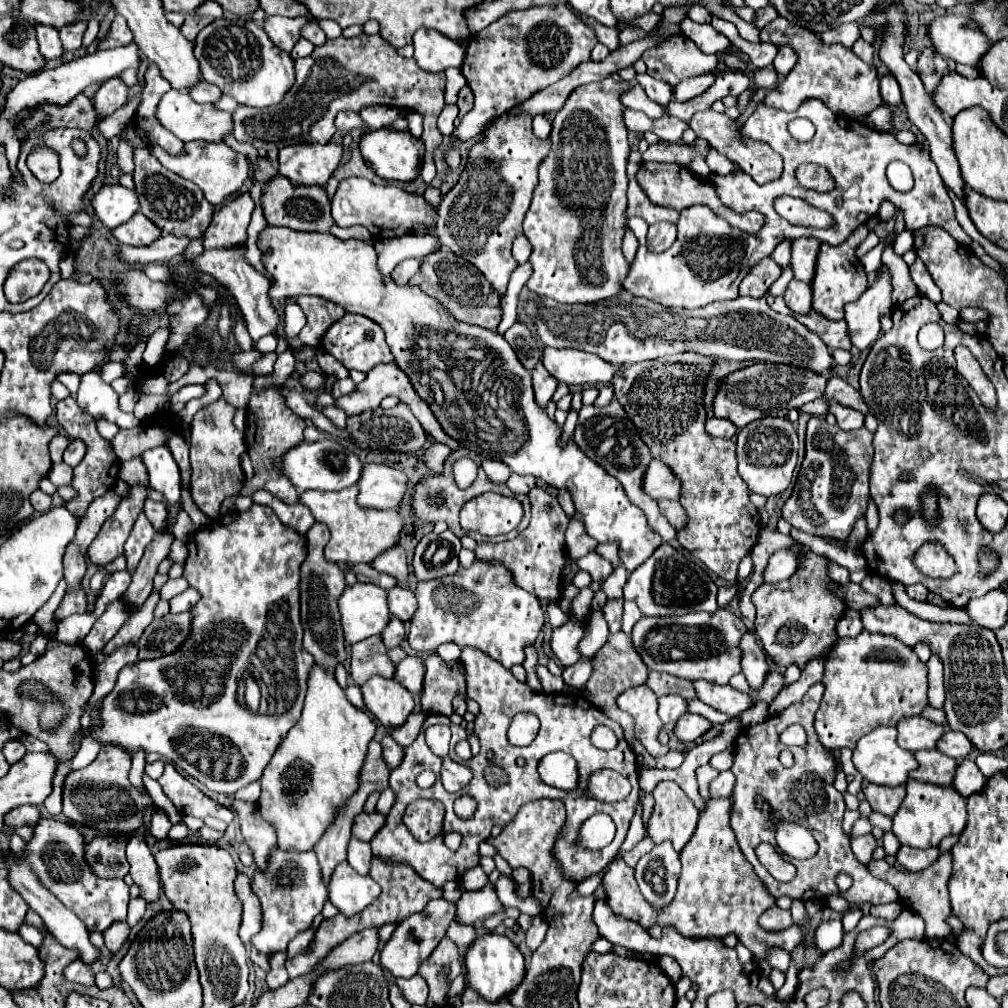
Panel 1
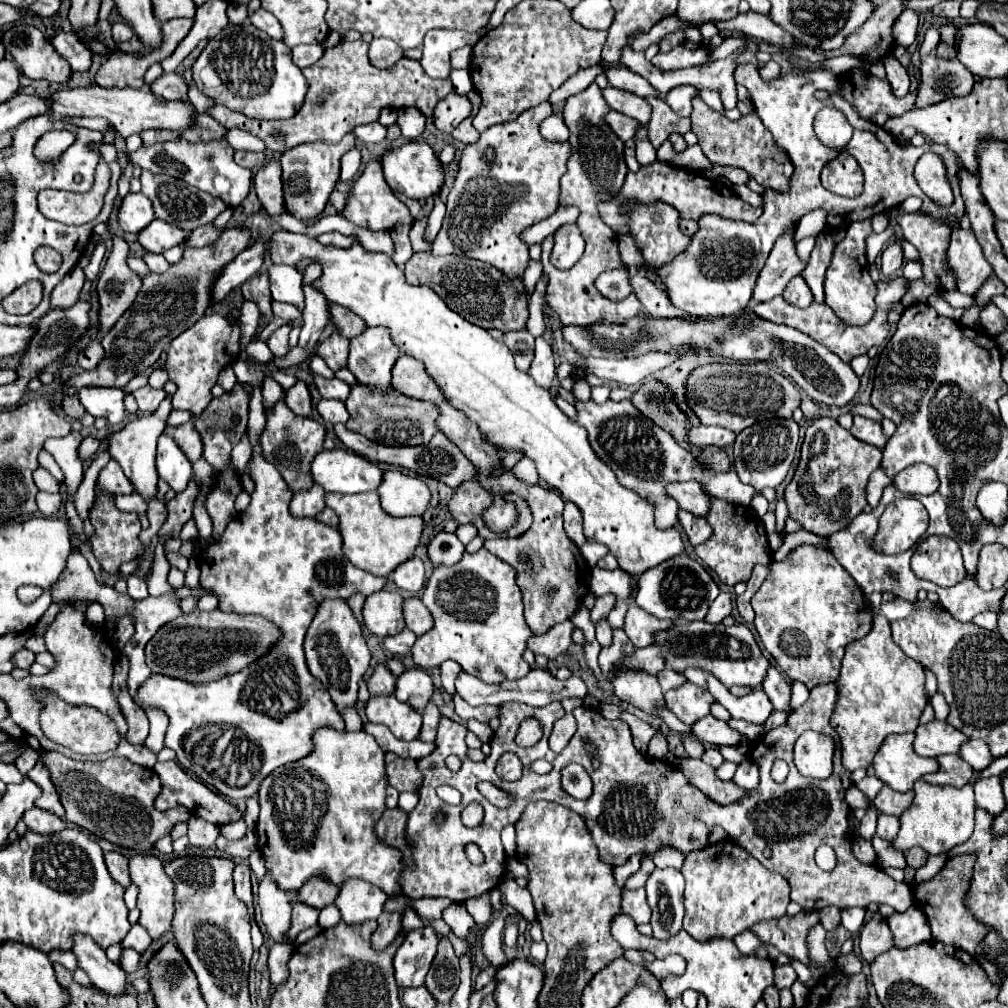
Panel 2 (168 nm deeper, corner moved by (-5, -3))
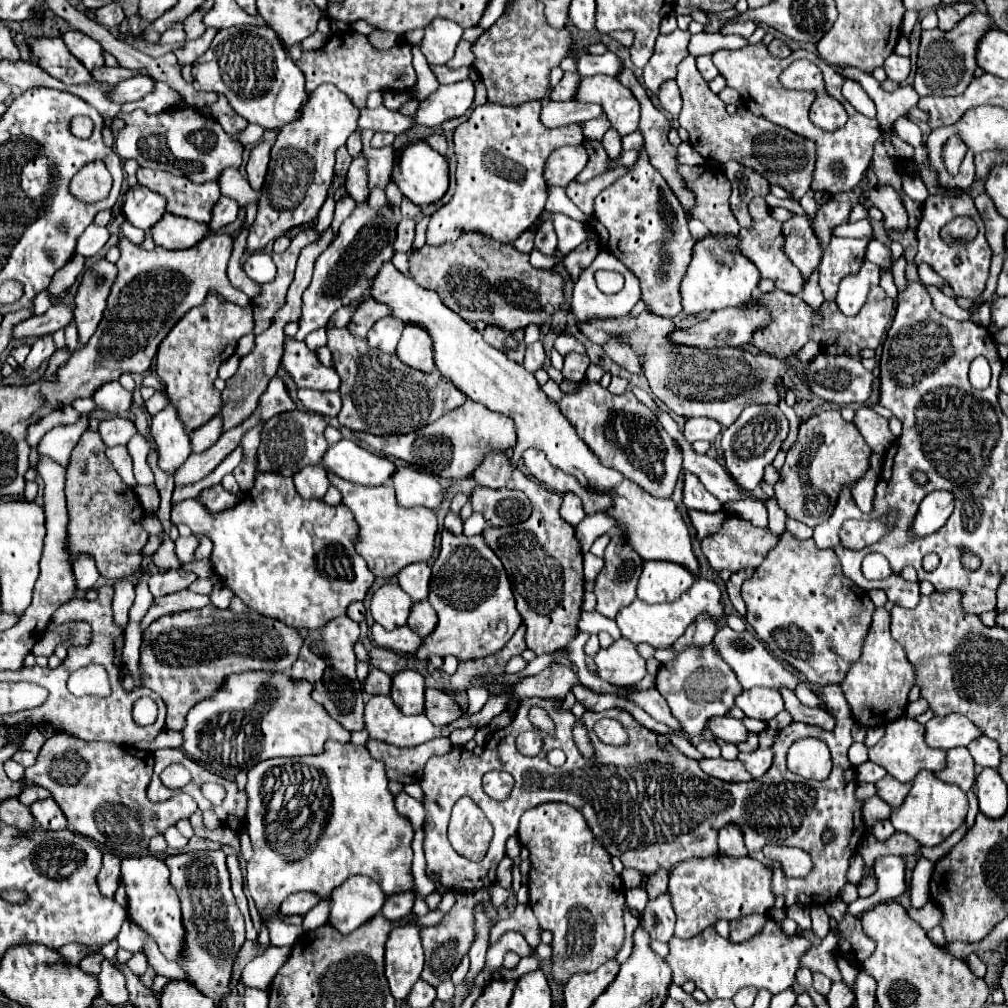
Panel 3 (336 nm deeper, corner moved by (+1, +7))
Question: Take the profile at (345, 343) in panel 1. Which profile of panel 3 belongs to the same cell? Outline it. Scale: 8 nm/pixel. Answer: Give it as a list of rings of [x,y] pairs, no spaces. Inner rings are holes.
[[[396,317],[378,319],[374,323],[374,327],[368,331],[366,341],[368,341],[370,347],[382,349],[384,353],[394,353],[396,351],[396,343],[400,341],[402,329],[404,329],[404,323],[398,321]]]

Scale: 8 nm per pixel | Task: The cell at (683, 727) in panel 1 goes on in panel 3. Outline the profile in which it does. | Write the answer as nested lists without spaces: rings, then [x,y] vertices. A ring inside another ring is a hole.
[[[730,715],[712,717],[710,723],[706,723],[706,727],[716,739],[722,739],[722,741],[728,741],[728,743],[736,743],[736,745],[746,741],[746,735],[748,735],[748,731],[742,725],[742,721],[730,717]]]

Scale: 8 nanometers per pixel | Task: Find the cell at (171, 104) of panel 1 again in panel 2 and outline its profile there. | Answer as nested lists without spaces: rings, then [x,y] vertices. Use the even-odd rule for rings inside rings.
[[[76,87],[76,89],[58,89],[50,97],[50,111],[56,117],[104,117],[108,119],[116,131],[122,137],[128,137],[132,133],[142,133],[146,129],[172,129],[182,131],[192,125],[192,105],[172,101],[164,103],[162,99],[156,99],[148,87],[132,89],[132,87]]]

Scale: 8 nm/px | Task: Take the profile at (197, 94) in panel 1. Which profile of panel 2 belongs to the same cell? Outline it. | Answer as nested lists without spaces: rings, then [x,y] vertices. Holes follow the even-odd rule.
[[[164,73],[162,77],[158,77],[152,85],[150,91],[164,99],[164,101],[178,101],[180,97],[186,97],[188,93],[188,85],[184,83],[184,79],[180,77],[180,73]]]

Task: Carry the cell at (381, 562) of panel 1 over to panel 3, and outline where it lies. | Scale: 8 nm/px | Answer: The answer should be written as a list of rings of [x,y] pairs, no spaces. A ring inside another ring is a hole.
[[[428,563],[406,565],[406,569],[402,569],[398,573],[398,585],[414,601],[424,601],[428,597],[428,581],[430,581],[430,567],[428,567]]]

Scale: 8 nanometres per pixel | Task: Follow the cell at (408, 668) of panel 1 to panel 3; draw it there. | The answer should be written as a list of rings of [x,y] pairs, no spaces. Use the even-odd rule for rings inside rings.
[[[402,669],[392,679],[390,697],[404,715],[424,711],[424,677],[416,669]]]

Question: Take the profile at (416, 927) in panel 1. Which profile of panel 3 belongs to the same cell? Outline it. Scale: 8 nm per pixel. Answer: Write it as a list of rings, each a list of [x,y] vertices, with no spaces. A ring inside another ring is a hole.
[[[412,923],[392,929],[386,941],[386,977],[396,999],[406,999],[424,967],[420,929]]]

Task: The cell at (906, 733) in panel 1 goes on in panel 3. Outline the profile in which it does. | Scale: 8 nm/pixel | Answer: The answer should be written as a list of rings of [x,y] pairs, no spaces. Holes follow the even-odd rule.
[[[950,713],[946,717],[932,717],[926,723],[924,741],[930,747],[952,749],[952,747],[966,747],[980,735],[982,731],[970,719],[958,713]]]

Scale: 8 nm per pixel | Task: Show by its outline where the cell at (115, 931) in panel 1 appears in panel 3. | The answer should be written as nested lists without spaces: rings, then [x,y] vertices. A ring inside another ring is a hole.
[[[132,953],[130,961],[126,961],[126,965],[128,965],[128,969],[130,969],[134,975],[142,975],[142,973],[146,971],[146,967],[148,967],[148,961],[146,961],[144,953]]]

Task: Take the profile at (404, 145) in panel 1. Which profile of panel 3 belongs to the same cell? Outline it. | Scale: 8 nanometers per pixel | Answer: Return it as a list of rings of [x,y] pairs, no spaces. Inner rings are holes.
[[[414,141],[402,151],[398,151],[394,169],[392,169],[392,181],[398,185],[404,197],[408,197],[412,203],[430,205],[430,203],[436,203],[448,189],[448,163],[426,141]]]

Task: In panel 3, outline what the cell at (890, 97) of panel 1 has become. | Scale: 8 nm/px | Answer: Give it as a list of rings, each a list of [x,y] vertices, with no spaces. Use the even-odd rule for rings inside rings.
[[[892,53],[892,55],[884,61],[884,71],[886,71],[888,79],[892,79],[892,81],[896,81],[896,83],[904,83],[906,77],[910,75],[910,59]]]

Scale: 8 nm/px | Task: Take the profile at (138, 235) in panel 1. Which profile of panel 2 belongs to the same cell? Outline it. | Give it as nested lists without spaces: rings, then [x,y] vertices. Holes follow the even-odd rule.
[[[154,219],[150,227],[140,231],[138,241],[150,253],[164,253],[166,249],[172,249],[176,245],[184,245],[188,235],[190,233],[182,231],[180,227],[174,227],[162,219]]]

